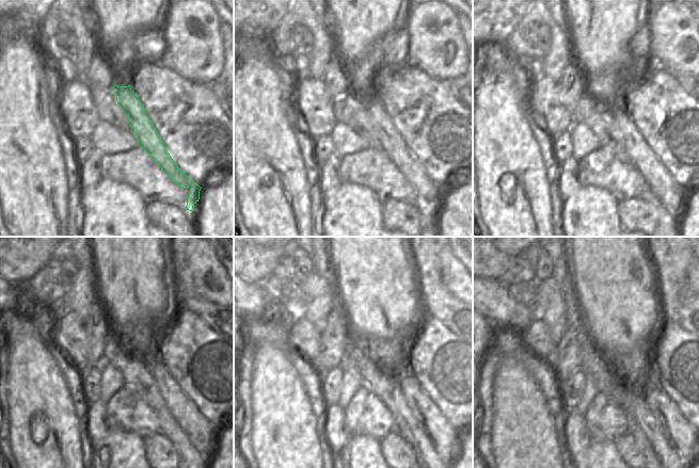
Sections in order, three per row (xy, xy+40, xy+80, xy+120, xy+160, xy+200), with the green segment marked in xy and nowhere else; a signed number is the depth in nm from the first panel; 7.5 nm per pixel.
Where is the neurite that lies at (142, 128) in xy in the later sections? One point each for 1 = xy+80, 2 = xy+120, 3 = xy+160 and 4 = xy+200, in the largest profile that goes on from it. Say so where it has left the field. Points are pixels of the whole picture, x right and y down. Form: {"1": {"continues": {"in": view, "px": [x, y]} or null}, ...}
{"1": {"continues": {"in": "xy+80", "px": [674, 197]}}, "2": {"continues": {"in": "xy+120", "px": [203, 436]}}, "3": {"continues": {"in": "xy+160", "px": [444, 438]}}, "4": {"continues": {"in": "xy+200", "px": [680, 435]}}}

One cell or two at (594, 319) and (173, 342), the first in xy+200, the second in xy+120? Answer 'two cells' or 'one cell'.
two cells

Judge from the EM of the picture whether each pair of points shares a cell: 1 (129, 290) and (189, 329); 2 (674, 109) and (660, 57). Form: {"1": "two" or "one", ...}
{"1": "two", "2": "two"}

